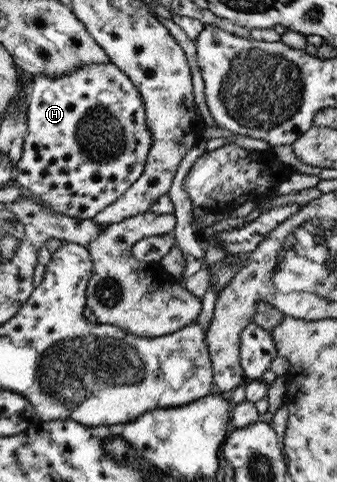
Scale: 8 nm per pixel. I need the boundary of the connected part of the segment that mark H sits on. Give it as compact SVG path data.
M90 63L90 65L82 65L74 71L70 71L68 75L60 75L60 77L46 77L46 75L36 75L33 77L28 88L27 95L27 112L26 112L26 133L23 137L21 145L21 154L17 159L16 164L16 183L20 185L20 188L24 189L27 194L33 194L37 196L43 204L49 205L56 213L67 215L76 219L92 219L99 211L102 211L109 203L120 198L128 188L134 183L140 174L142 173L145 159L152 143L151 133L148 132L148 126L146 126L146 115L144 114L144 105L142 105L142 99L140 94L128 77L124 73L118 70L114 65L106 63L106 65L96 65L96 63Z

